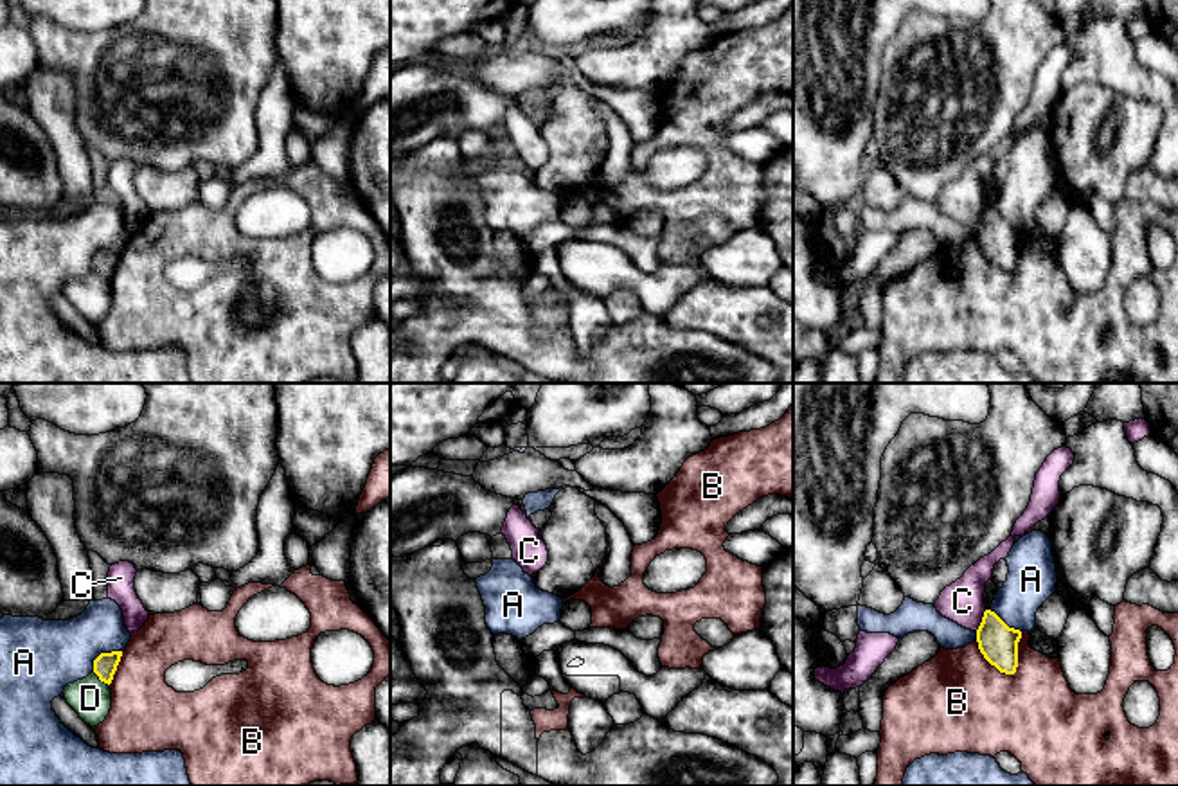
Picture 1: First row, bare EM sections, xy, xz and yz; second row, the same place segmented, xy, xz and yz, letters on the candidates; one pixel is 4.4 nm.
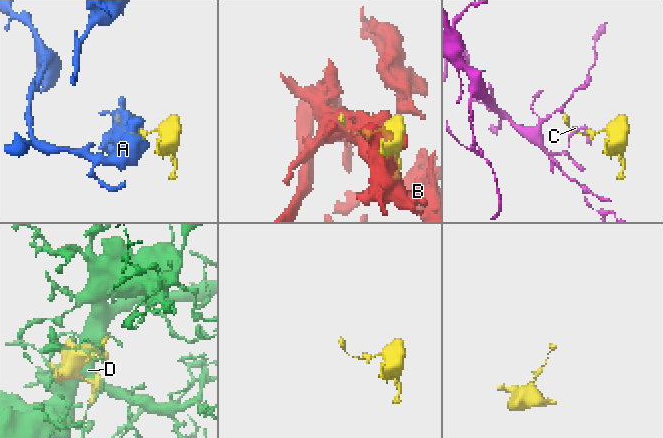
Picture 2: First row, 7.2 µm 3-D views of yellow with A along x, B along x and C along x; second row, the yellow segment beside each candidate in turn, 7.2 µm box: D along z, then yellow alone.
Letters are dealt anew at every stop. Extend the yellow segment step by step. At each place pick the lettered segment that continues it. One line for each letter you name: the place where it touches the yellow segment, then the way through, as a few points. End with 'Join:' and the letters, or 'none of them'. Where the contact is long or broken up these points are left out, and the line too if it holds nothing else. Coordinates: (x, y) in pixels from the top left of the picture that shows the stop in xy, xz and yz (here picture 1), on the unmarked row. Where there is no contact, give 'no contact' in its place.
Join: none of them

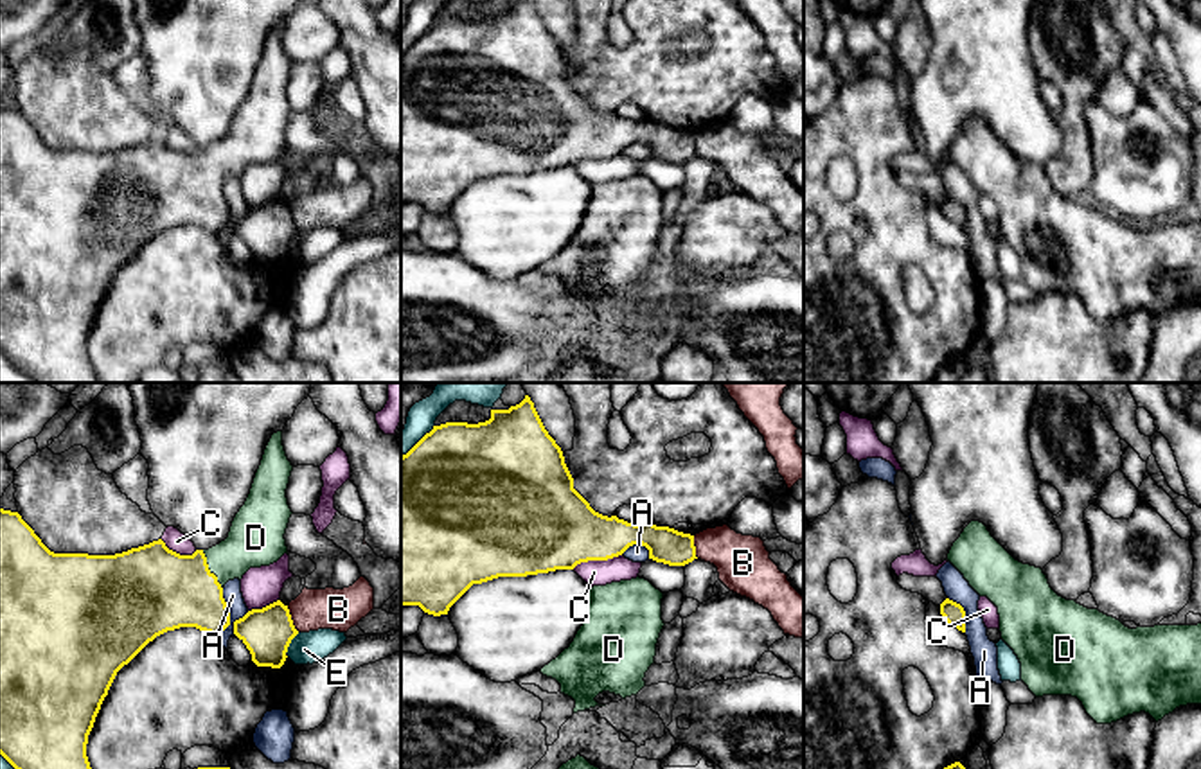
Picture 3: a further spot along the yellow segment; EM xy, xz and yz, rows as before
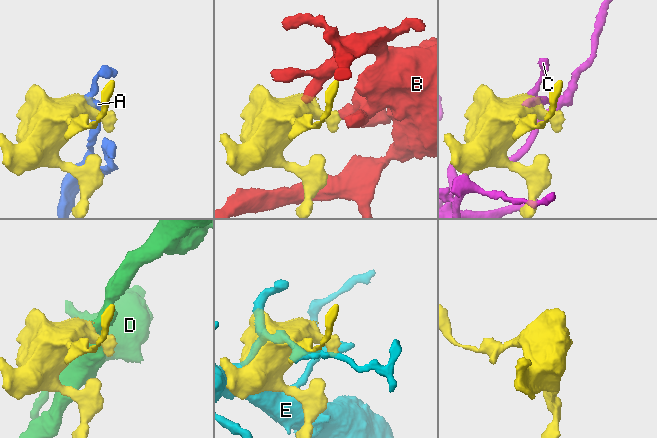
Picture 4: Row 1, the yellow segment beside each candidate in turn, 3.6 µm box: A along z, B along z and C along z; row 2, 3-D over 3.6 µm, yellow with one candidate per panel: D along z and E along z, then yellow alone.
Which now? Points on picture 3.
D: xy (209, 167) | across xy (157, 187), (187, 187), (209, 167), (231, 157), (256, 137)
Join: D

